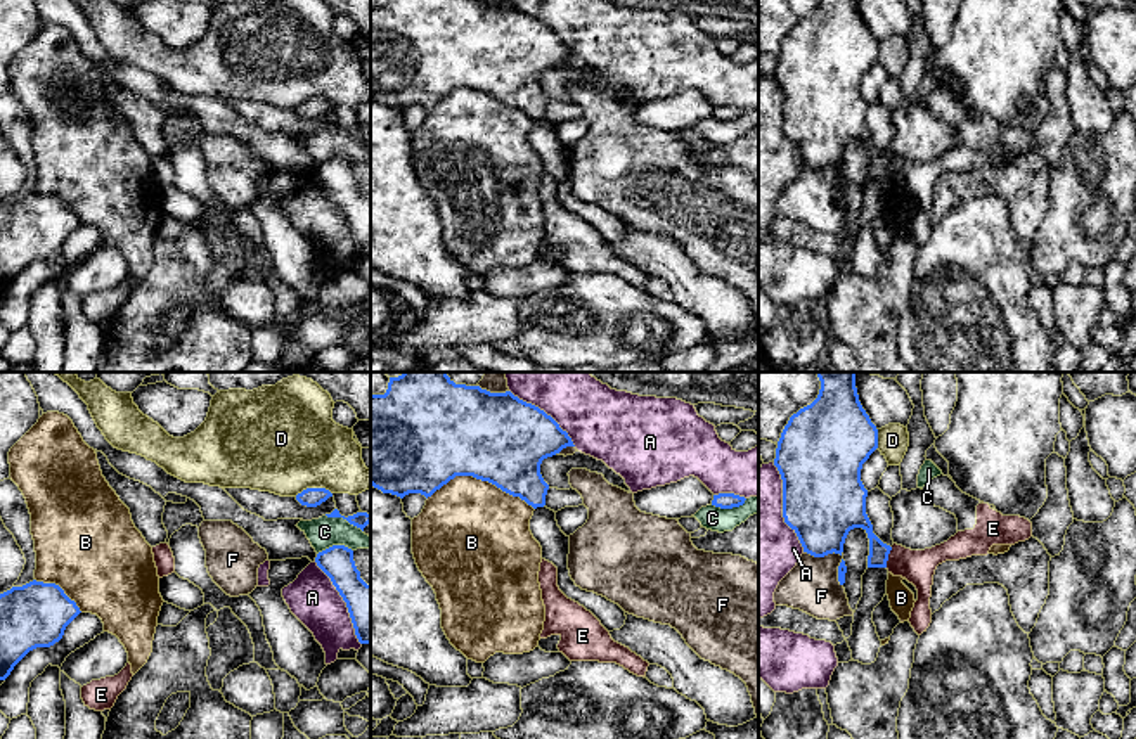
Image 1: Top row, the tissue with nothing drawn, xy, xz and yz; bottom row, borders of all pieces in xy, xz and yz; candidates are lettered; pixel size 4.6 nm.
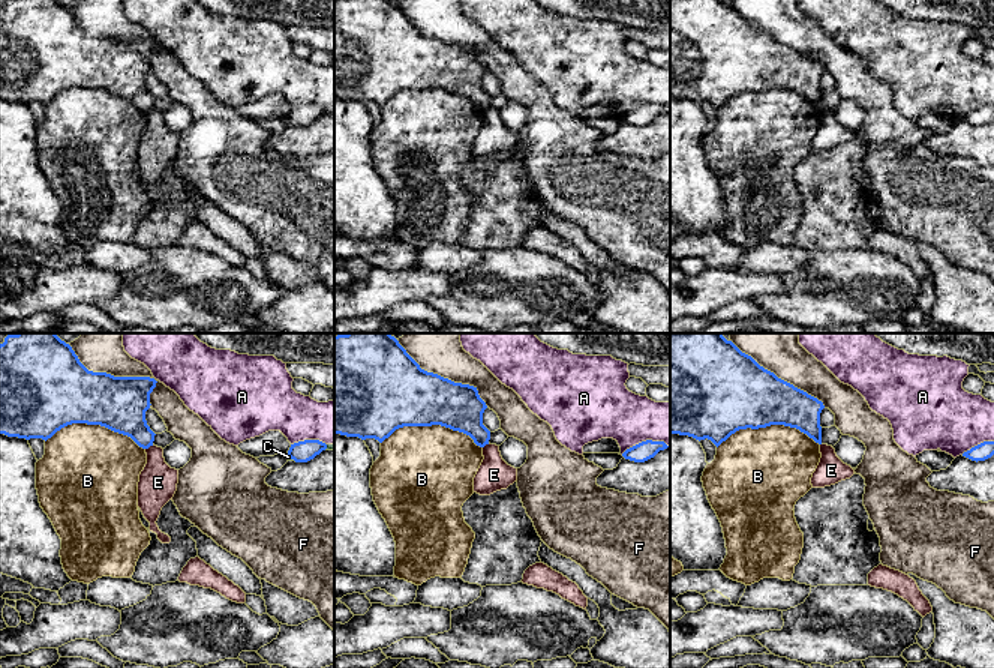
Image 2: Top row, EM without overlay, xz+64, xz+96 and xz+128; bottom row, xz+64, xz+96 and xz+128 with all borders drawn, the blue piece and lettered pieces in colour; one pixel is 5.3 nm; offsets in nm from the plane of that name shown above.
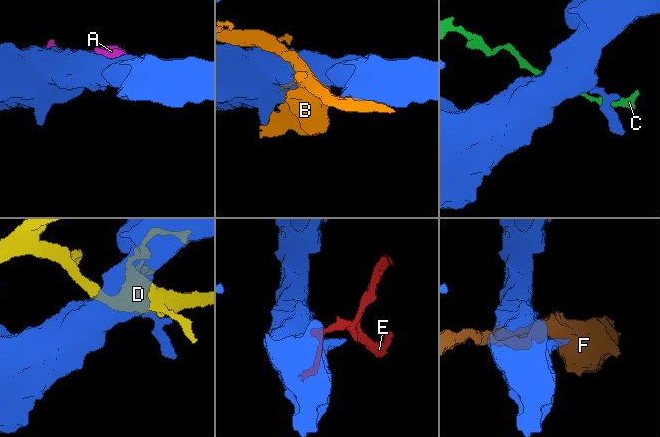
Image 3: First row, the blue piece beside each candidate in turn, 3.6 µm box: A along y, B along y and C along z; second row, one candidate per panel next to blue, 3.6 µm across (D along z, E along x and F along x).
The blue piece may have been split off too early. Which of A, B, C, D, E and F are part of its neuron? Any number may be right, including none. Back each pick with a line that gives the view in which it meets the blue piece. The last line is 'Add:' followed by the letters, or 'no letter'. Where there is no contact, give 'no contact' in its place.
Add: no letter

